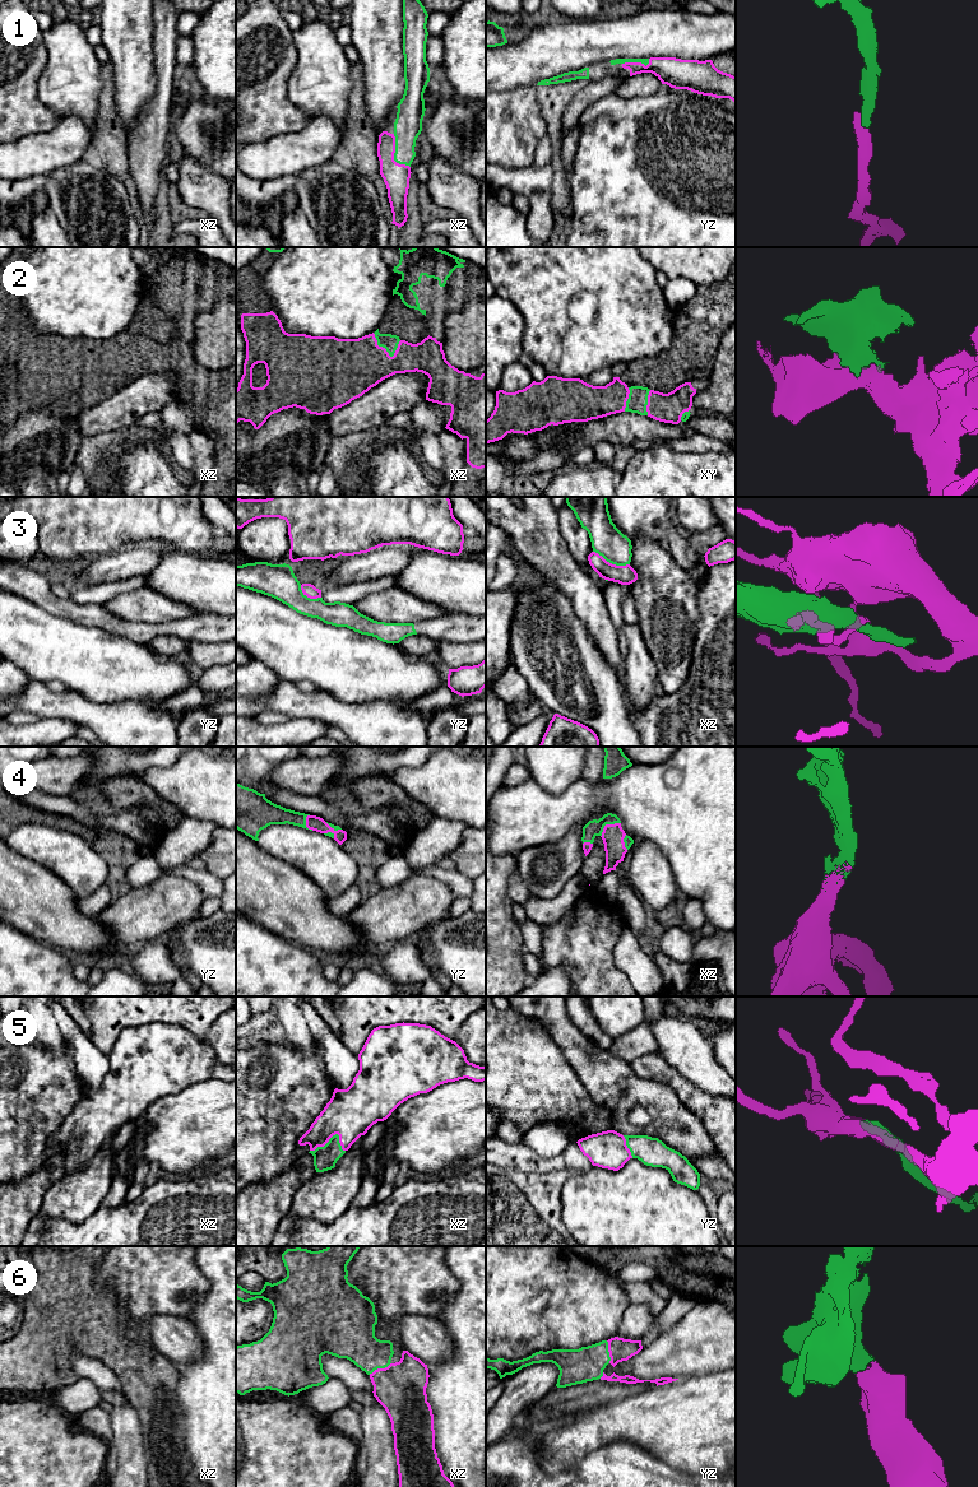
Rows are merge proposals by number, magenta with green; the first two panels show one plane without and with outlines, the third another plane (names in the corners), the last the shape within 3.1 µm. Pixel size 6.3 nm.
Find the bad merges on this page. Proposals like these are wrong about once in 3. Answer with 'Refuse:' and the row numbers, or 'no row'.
Refuse: 3

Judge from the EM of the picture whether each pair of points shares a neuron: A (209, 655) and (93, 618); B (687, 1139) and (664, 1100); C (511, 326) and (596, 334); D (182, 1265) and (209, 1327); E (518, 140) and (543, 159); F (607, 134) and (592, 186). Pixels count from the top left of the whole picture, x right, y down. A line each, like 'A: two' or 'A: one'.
A: two
B: one
C: two
D: two
E: two
F: one

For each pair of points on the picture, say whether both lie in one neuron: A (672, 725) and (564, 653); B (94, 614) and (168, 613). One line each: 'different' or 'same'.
A: different
B: different

